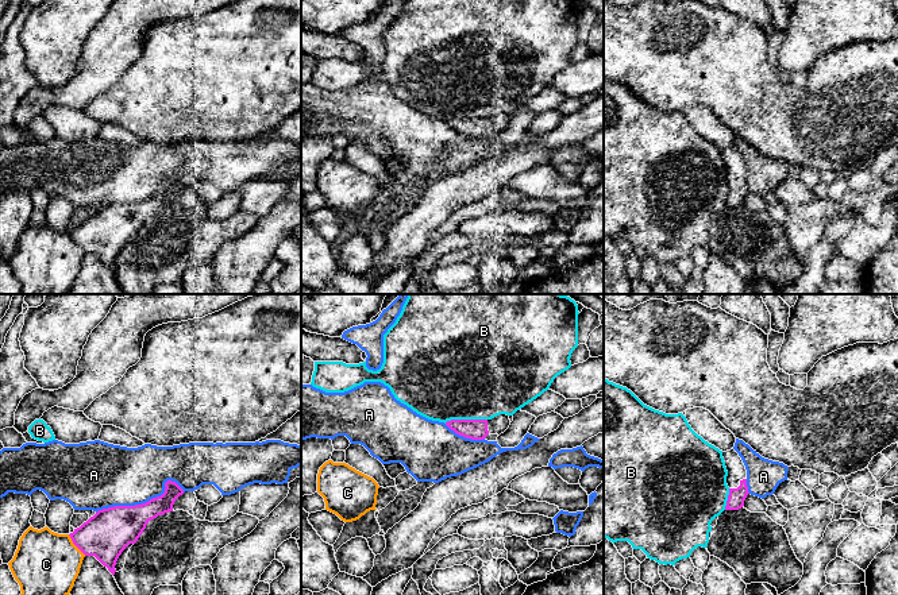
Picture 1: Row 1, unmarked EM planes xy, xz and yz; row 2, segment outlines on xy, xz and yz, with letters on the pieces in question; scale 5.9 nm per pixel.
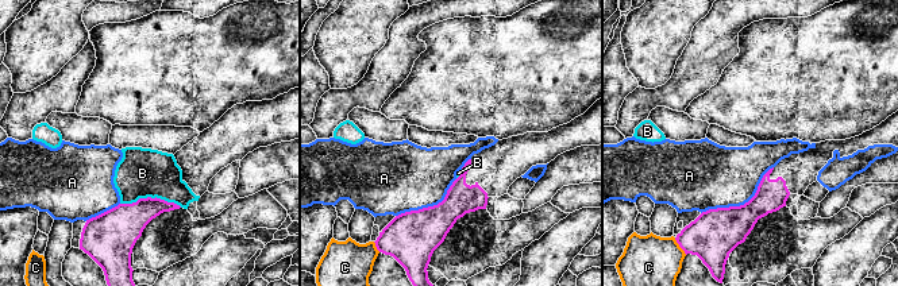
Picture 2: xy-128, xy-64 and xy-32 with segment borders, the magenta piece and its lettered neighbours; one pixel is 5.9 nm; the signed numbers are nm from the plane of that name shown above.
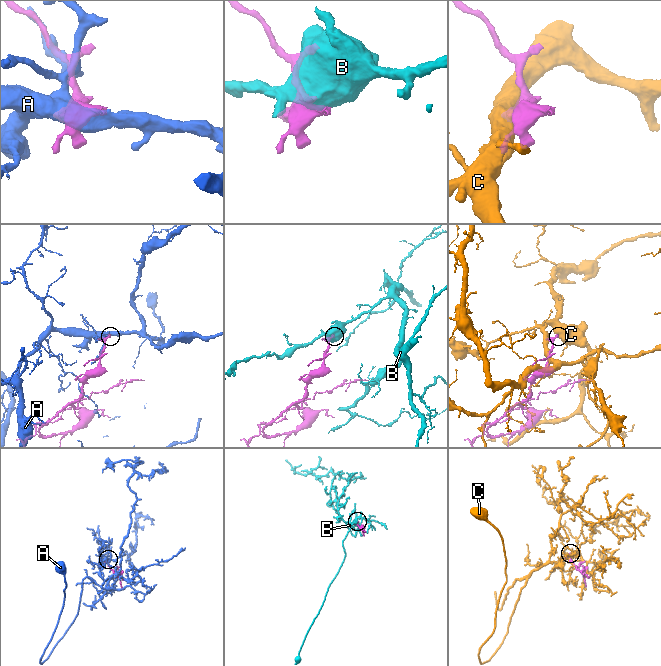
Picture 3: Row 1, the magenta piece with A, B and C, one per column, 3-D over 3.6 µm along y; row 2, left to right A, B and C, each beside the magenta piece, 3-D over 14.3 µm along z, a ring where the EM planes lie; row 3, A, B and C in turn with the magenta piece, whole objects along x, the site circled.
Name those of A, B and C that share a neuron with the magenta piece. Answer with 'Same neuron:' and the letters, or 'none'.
Same neuron: none

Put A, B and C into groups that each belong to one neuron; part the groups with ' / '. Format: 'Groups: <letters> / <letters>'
Groups: A / B / C

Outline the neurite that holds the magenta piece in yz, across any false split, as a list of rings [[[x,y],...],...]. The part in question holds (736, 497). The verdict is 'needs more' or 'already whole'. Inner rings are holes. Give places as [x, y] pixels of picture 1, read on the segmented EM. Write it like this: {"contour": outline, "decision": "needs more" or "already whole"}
{"contour": [[[735,449],[722,452],[722,457],[728,471],[727,484],[729,487],[725,510],[739,510],[744,506],[744,501],[749,494],[747,487],[747,470]]], "decision": "needs more"}

